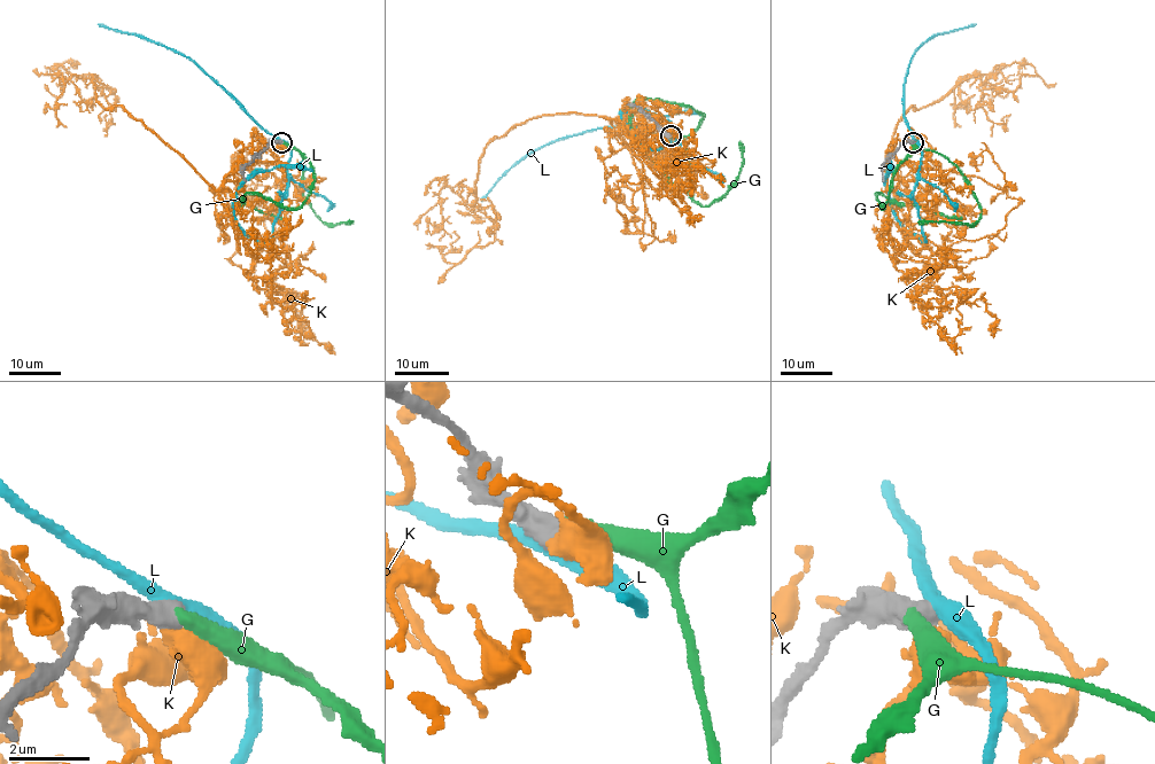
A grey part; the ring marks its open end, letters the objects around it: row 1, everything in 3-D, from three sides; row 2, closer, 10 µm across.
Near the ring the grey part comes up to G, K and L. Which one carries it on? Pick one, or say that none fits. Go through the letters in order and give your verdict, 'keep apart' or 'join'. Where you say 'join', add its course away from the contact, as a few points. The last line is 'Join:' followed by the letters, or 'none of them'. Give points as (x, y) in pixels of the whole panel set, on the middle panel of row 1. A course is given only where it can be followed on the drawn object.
G: keep apart
K: keep apart
L: keep apart
Join: none of them

